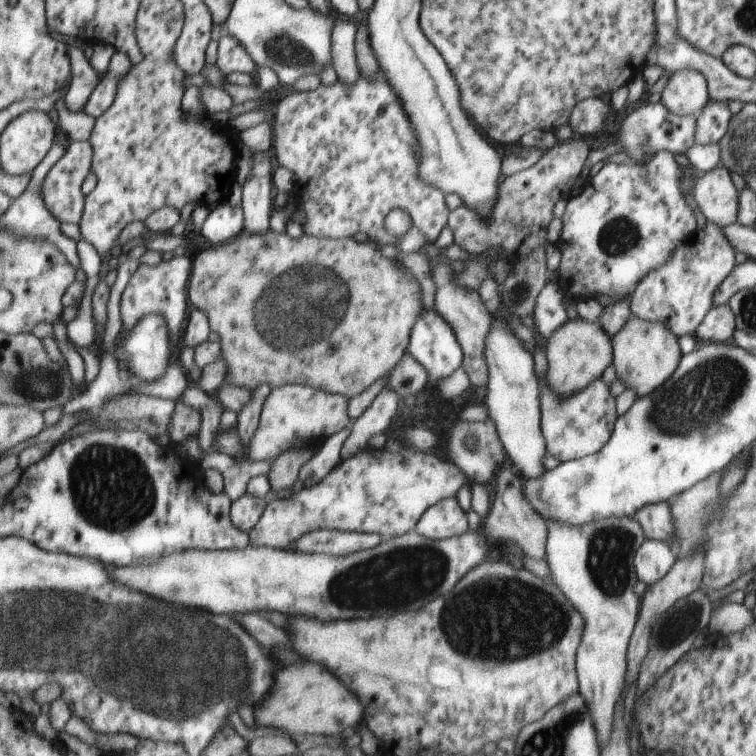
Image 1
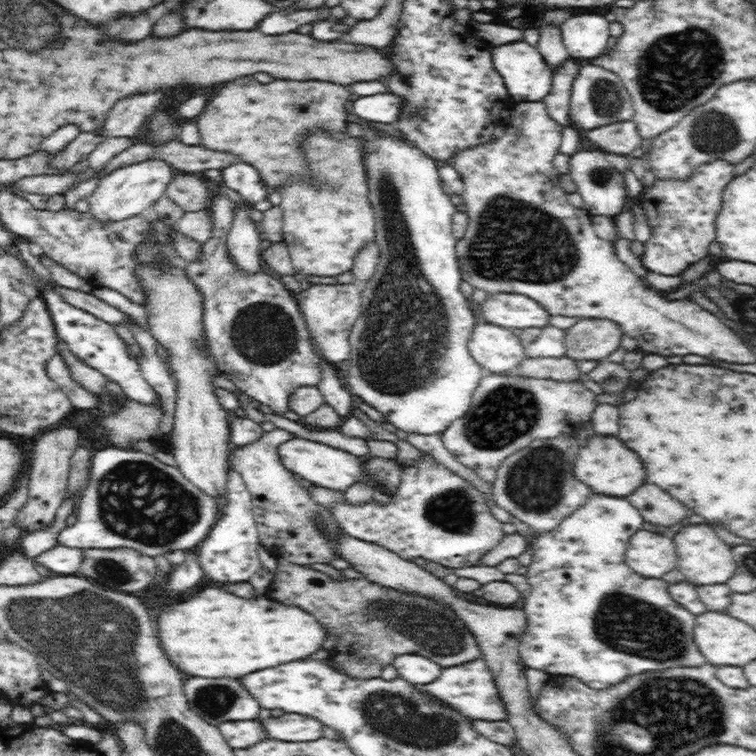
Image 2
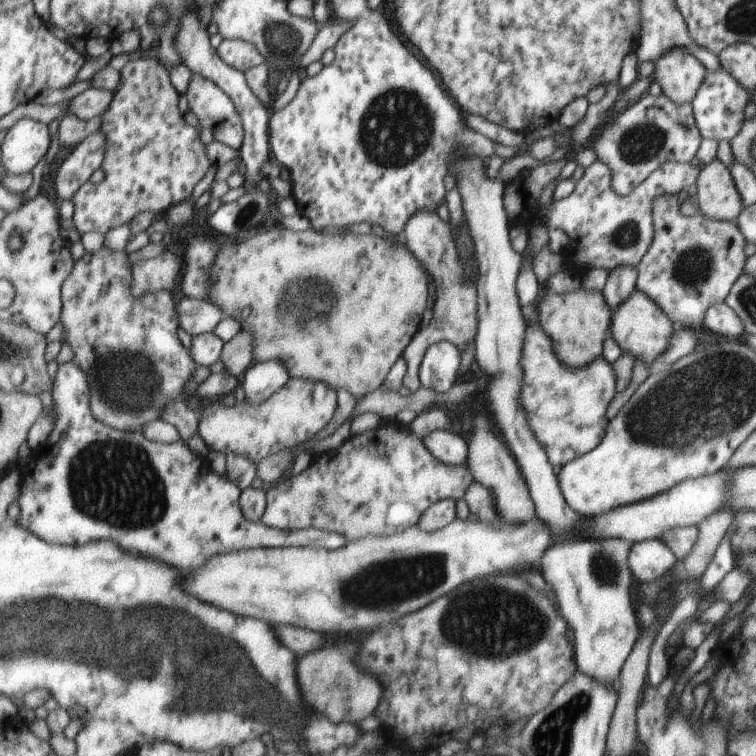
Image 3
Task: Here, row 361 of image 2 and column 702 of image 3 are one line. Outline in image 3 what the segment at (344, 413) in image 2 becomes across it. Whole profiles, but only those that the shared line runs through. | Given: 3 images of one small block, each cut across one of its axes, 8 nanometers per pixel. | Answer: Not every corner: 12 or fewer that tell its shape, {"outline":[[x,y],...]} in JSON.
{"outline":[[726,302],[709,308],[701,328],[744,339],[742,319]]}

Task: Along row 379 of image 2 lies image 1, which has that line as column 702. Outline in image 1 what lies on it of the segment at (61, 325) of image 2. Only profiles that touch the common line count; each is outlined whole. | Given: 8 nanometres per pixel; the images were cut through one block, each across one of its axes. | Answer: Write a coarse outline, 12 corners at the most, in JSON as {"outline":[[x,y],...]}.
{"outline":[[728,102],[697,114],[694,144],[716,144],[730,130]]}

